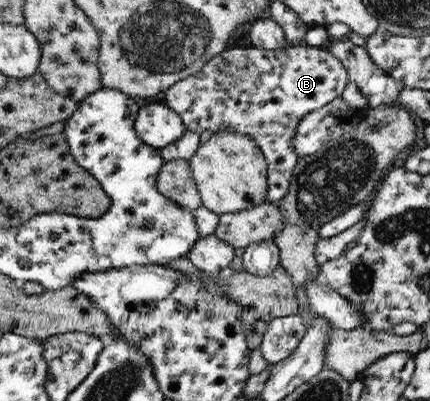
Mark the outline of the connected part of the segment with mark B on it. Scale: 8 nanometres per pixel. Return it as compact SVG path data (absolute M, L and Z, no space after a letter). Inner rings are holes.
M236 44L217 53L197 73L168 88L162 101L180 114L186 130L200 134L204 130L210 130L214 134L226 130L236 134L248 134L250 139L258 144L266 158L268 171L266 202L275 203L286 196L290 188L292 170L302 158L294 153L290 143L300 118L340 97L348 82L348 73L342 63L323 47L302 44L267 50Z

